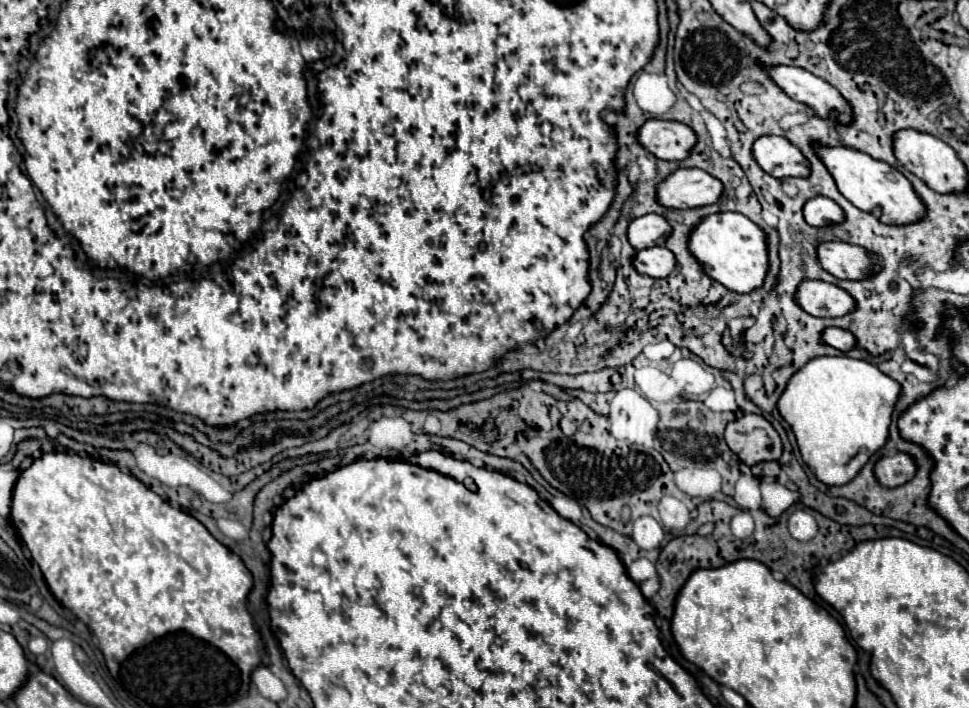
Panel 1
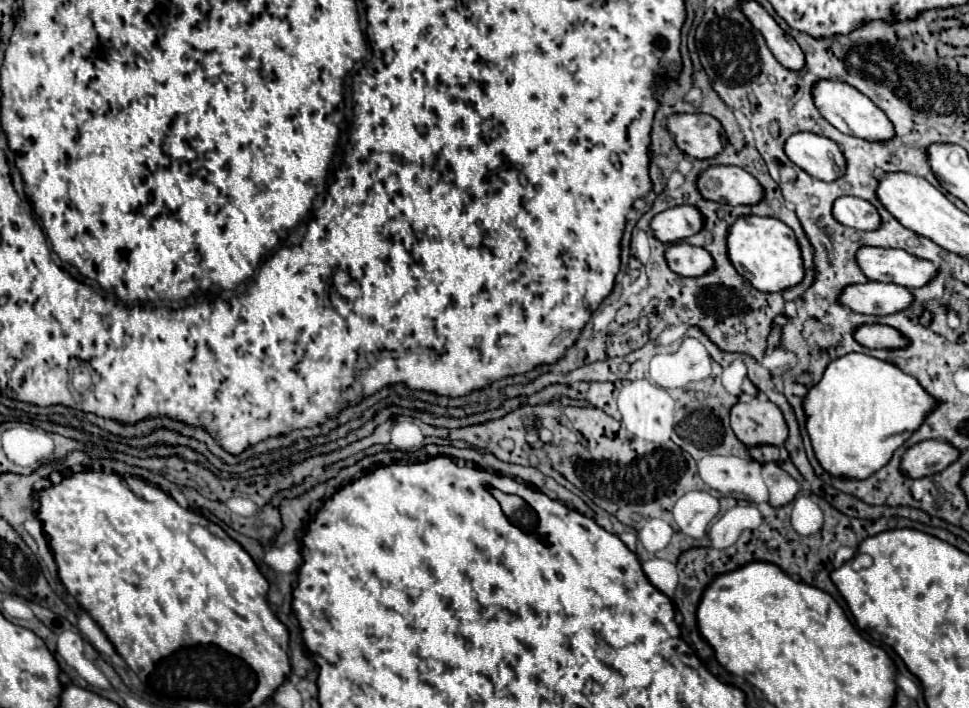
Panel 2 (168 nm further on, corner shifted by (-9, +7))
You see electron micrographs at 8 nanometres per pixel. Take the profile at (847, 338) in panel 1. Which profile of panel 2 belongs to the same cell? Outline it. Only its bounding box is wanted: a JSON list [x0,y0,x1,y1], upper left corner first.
[855,325,909,349]

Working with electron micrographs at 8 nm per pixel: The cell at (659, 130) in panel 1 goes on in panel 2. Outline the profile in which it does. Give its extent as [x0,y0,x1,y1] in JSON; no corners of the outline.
[667,113,727,159]

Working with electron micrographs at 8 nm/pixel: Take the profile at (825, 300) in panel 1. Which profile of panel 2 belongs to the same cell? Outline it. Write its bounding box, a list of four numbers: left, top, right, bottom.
[839,281,913,315]

